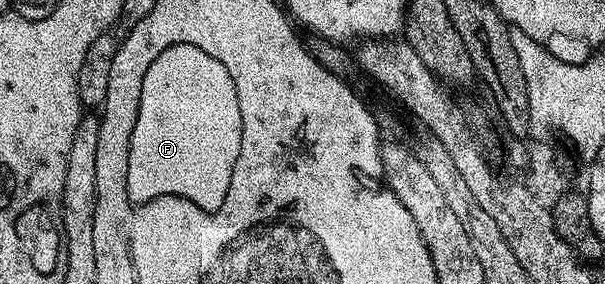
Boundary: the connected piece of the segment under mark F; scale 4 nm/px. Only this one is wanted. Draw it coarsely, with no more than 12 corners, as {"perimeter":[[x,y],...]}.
{"perimeter":[[193,47],[145,79],[133,199],[217,207],[237,155],[229,75]]}

